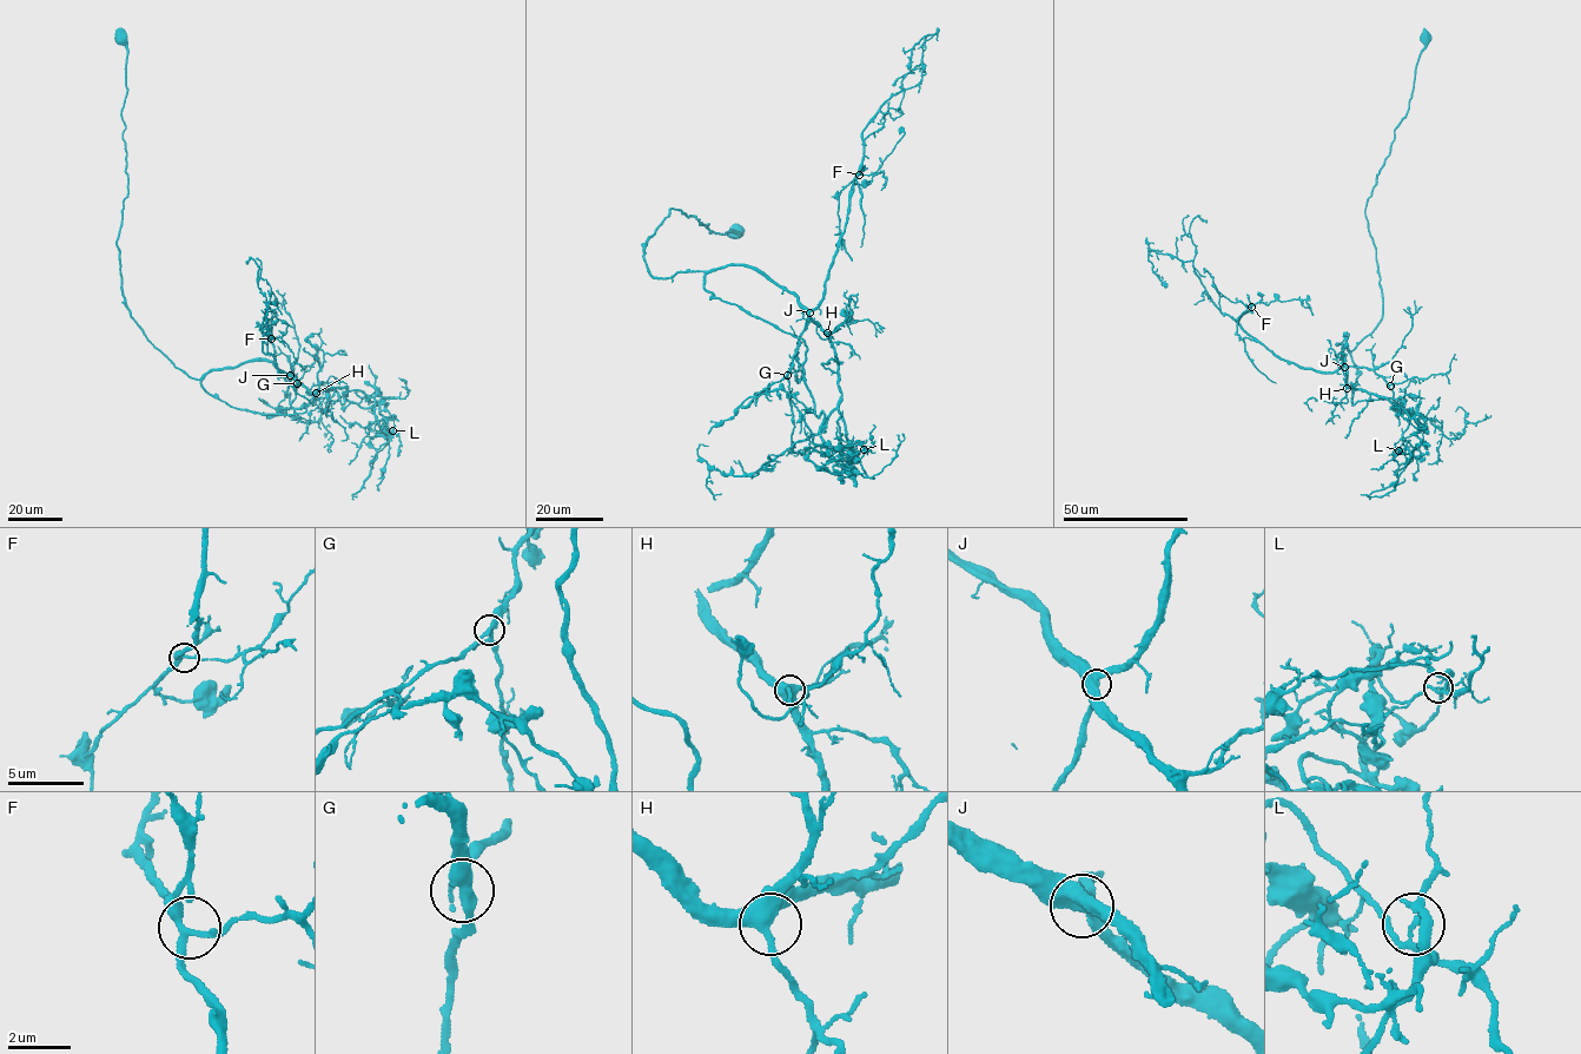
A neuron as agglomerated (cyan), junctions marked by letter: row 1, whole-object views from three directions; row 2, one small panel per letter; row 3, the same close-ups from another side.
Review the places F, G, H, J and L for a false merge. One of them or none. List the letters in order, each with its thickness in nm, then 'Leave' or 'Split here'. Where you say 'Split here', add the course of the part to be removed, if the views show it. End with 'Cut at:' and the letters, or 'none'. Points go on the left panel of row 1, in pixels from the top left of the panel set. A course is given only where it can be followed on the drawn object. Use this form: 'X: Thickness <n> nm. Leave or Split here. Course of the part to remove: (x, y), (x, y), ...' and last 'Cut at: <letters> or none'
F: Thickness 240 nm. Leave
G: Thickness 320 nm. Leave
H: Thickness 440 nm. Leave
J: Thickness 500 nm. Leave
L: Thickness 130 nm. Split here. Course of the part to remove: (392, 430), (392, 435), (376, 450), (370, 475), (351, 495), (356, 496)
Cut at: L

